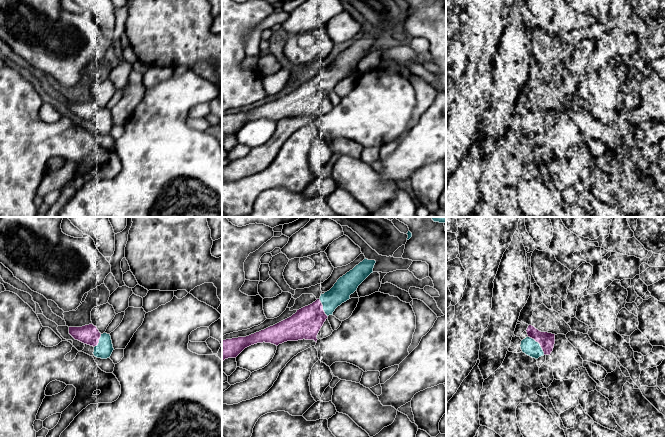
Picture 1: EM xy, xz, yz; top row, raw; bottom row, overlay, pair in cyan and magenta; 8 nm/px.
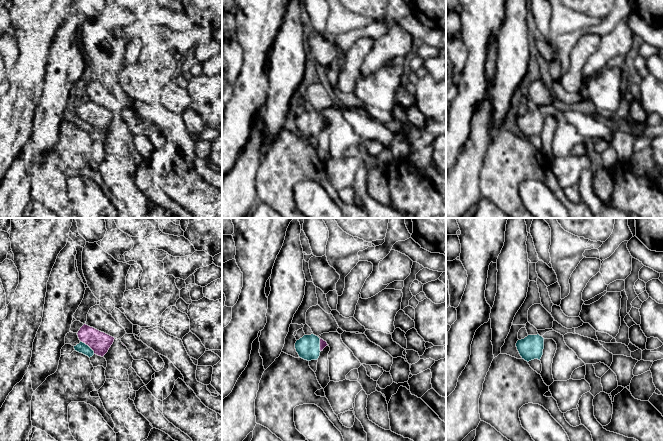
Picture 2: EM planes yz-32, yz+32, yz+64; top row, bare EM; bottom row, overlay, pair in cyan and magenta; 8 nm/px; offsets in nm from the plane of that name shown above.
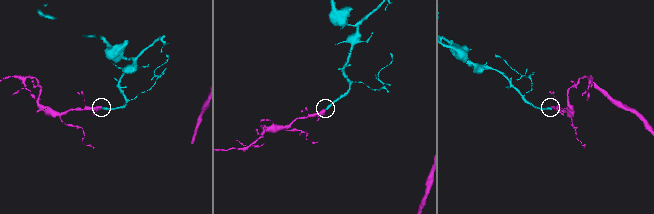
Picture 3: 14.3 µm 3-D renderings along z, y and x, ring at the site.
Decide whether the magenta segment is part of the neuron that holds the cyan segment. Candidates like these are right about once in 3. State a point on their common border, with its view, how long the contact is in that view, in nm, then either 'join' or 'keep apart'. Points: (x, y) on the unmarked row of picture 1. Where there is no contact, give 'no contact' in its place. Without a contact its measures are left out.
meets cyan in yz at (539, 120); contact 200 nm long; join

